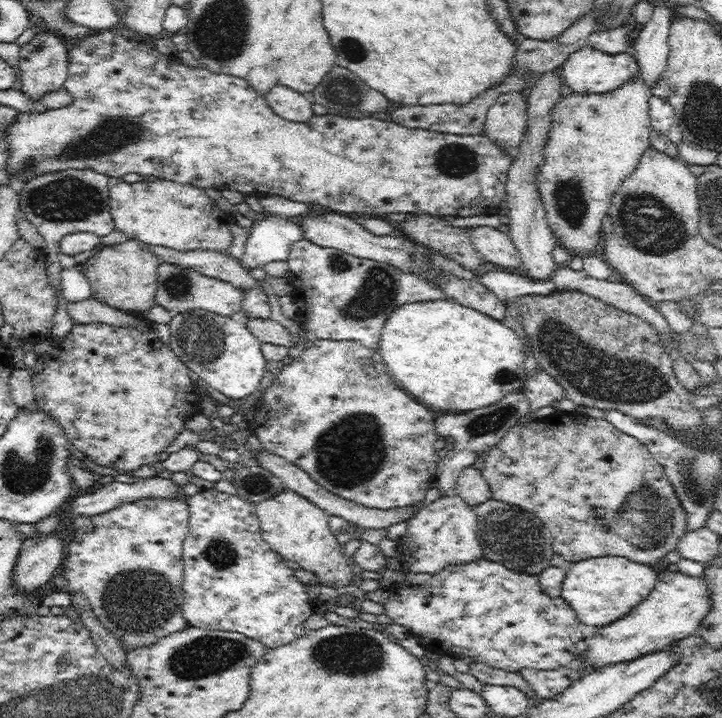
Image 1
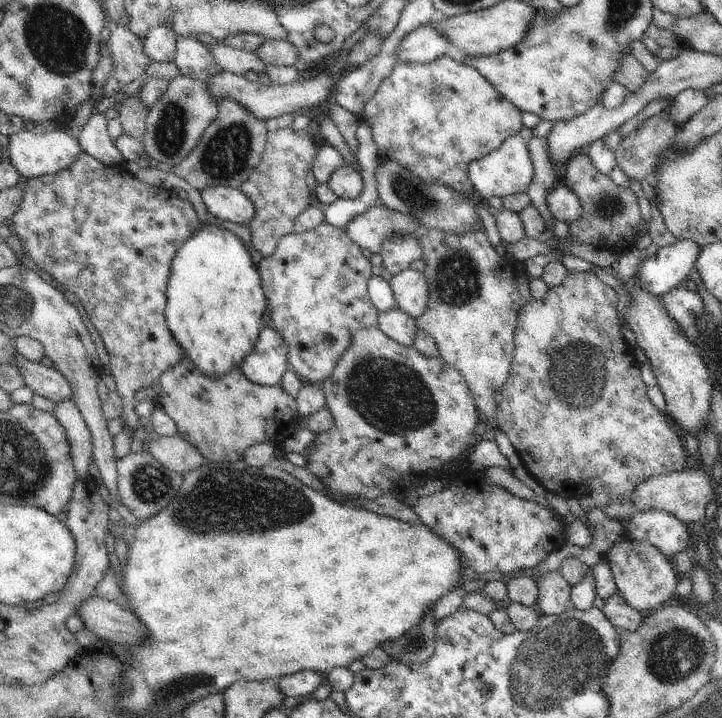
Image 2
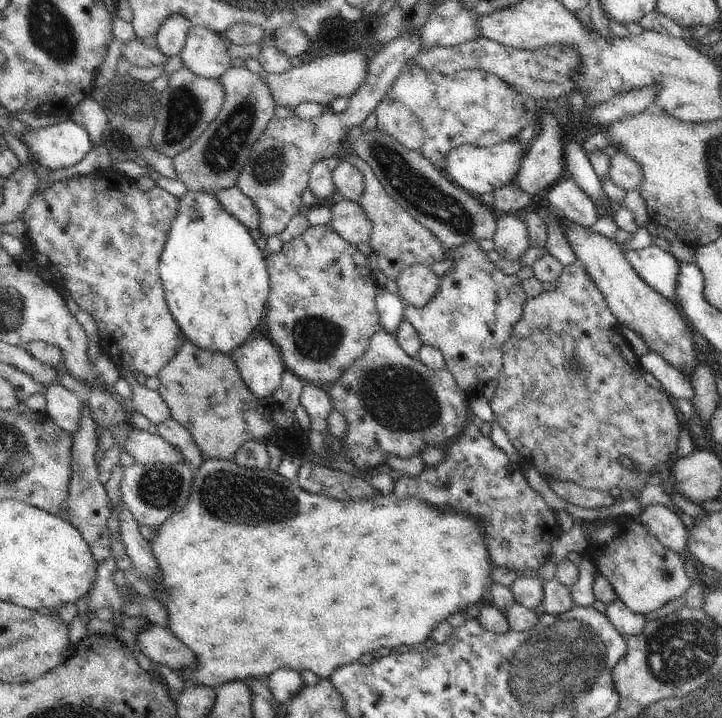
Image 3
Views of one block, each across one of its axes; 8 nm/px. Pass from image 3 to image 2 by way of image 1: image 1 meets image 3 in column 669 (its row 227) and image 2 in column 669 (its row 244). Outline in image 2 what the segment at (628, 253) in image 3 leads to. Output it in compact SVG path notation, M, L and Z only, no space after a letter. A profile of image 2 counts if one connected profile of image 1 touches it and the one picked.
M682 239L659 247L653 257L646 256L640 271L641 286L650 294L661 297L686 283L701 246L692 239Z

